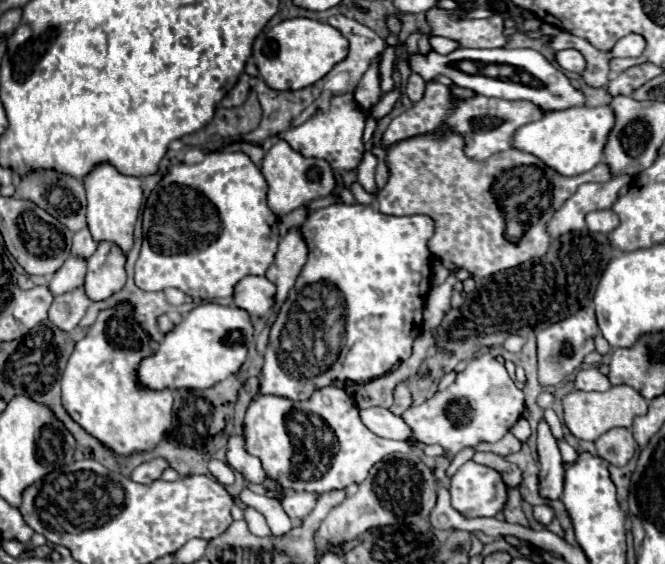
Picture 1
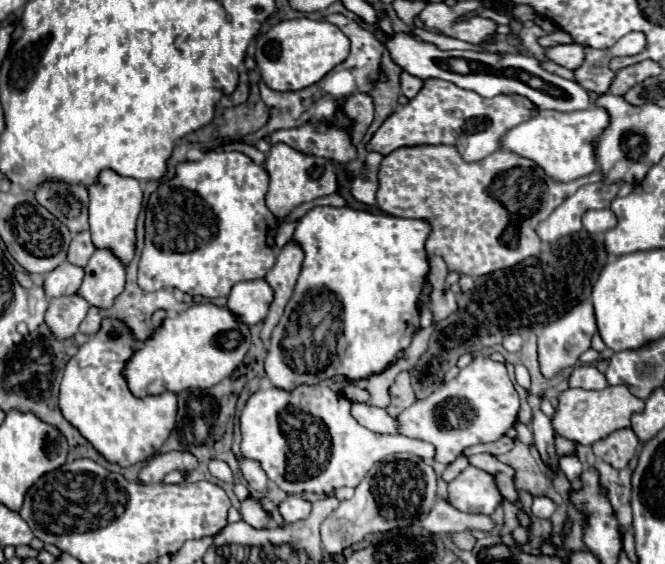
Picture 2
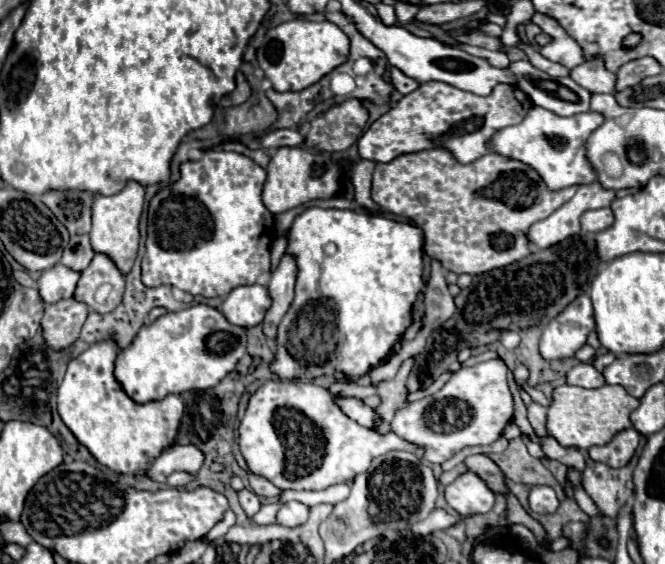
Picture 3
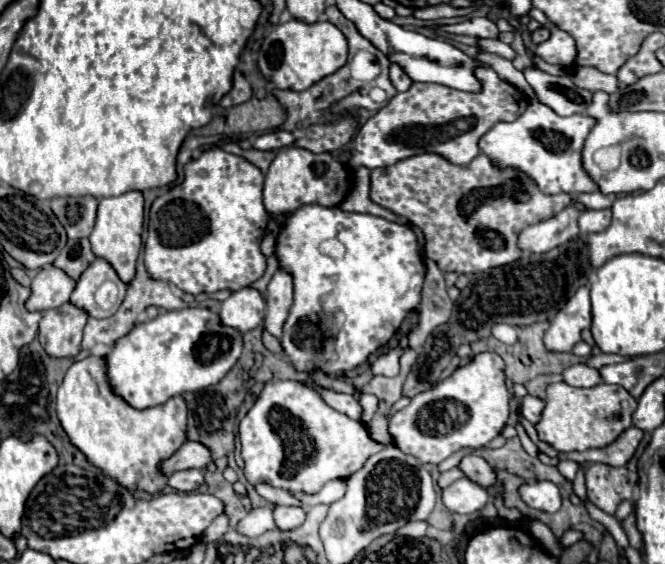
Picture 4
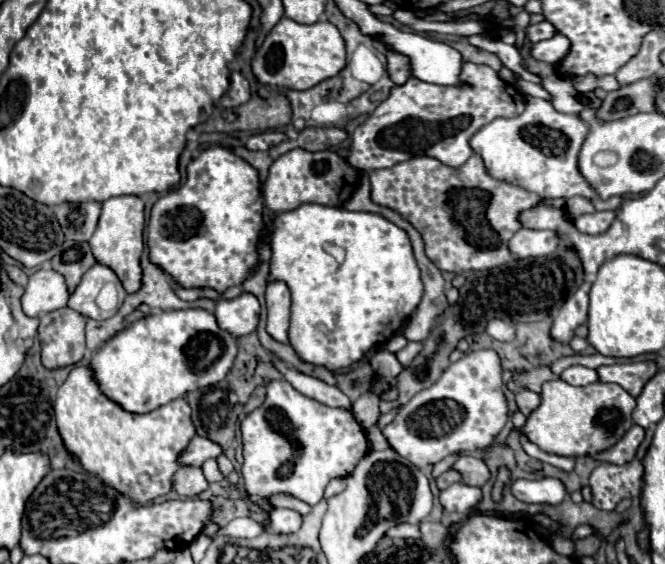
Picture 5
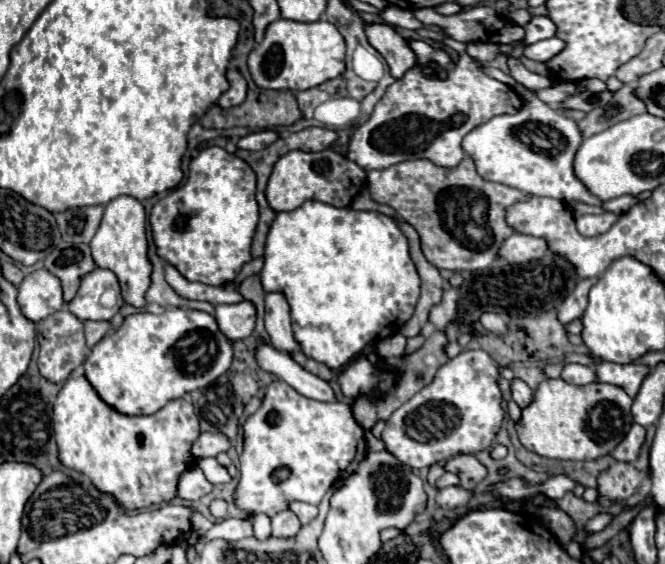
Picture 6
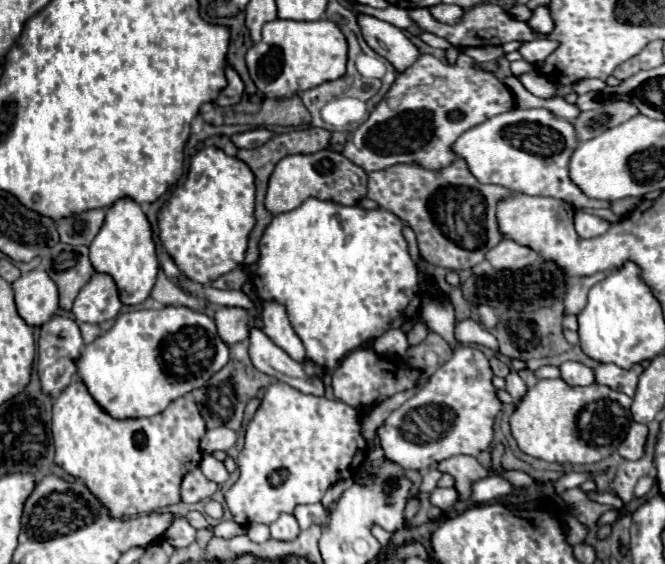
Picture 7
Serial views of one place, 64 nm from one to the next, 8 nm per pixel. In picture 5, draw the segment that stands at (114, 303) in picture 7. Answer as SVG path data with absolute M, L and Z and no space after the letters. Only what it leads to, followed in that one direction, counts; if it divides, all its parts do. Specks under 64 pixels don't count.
M94 264L80 280L80 284L76 286L76 290L70 294L70 300L68 300L68 306L74 308L76 312L88 316L88 318L94 318L94 320L106 320L110 316L116 314L116 310L112 312L104 312L96 306L96 296L100 292L100 288L106 284L106 282L114 282L118 288L122 288L118 276L104 264Z

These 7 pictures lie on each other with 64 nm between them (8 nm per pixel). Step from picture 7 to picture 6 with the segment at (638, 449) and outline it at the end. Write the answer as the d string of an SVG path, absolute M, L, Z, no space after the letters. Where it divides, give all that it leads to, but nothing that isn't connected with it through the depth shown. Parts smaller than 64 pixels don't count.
M632 424L630 432L624 436L624 440L612 450L612 456L620 462L634 462L638 458L644 436L646 436L646 430L640 424Z

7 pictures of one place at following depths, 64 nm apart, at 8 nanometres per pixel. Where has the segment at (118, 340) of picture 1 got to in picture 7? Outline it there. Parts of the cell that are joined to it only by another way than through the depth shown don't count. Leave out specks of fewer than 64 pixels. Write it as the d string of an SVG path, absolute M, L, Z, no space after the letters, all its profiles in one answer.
M74 380L60 392L54 400L54 416L52 416L52 436L56 446L56 464L62 466L68 474L78 476L86 482L90 492L110 510L112 518L126 518L142 512L154 512L170 504L180 502L180 482L182 478L196 470L202 458L198 448L200 438L204 436L206 426L200 416L192 396L182 396L172 400L168 408L150 418L128 418L116 420L104 412L96 400L92 400L86 384L82 380Z

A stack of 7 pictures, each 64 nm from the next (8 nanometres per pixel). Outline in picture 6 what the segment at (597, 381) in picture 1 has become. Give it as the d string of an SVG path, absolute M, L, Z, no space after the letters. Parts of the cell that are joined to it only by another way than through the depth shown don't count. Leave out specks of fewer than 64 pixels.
M568 364L562 370L562 378L568 384L590 384L590 382L596 382L594 368L588 368L588 366L582 366L582 364Z

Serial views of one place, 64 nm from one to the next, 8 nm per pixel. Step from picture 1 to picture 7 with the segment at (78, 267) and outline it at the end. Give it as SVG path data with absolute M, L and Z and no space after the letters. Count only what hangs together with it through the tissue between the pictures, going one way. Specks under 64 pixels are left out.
M32 270L20 276L12 288L16 294L18 314L30 326L48 322L60 308L56 282L44 270Z

